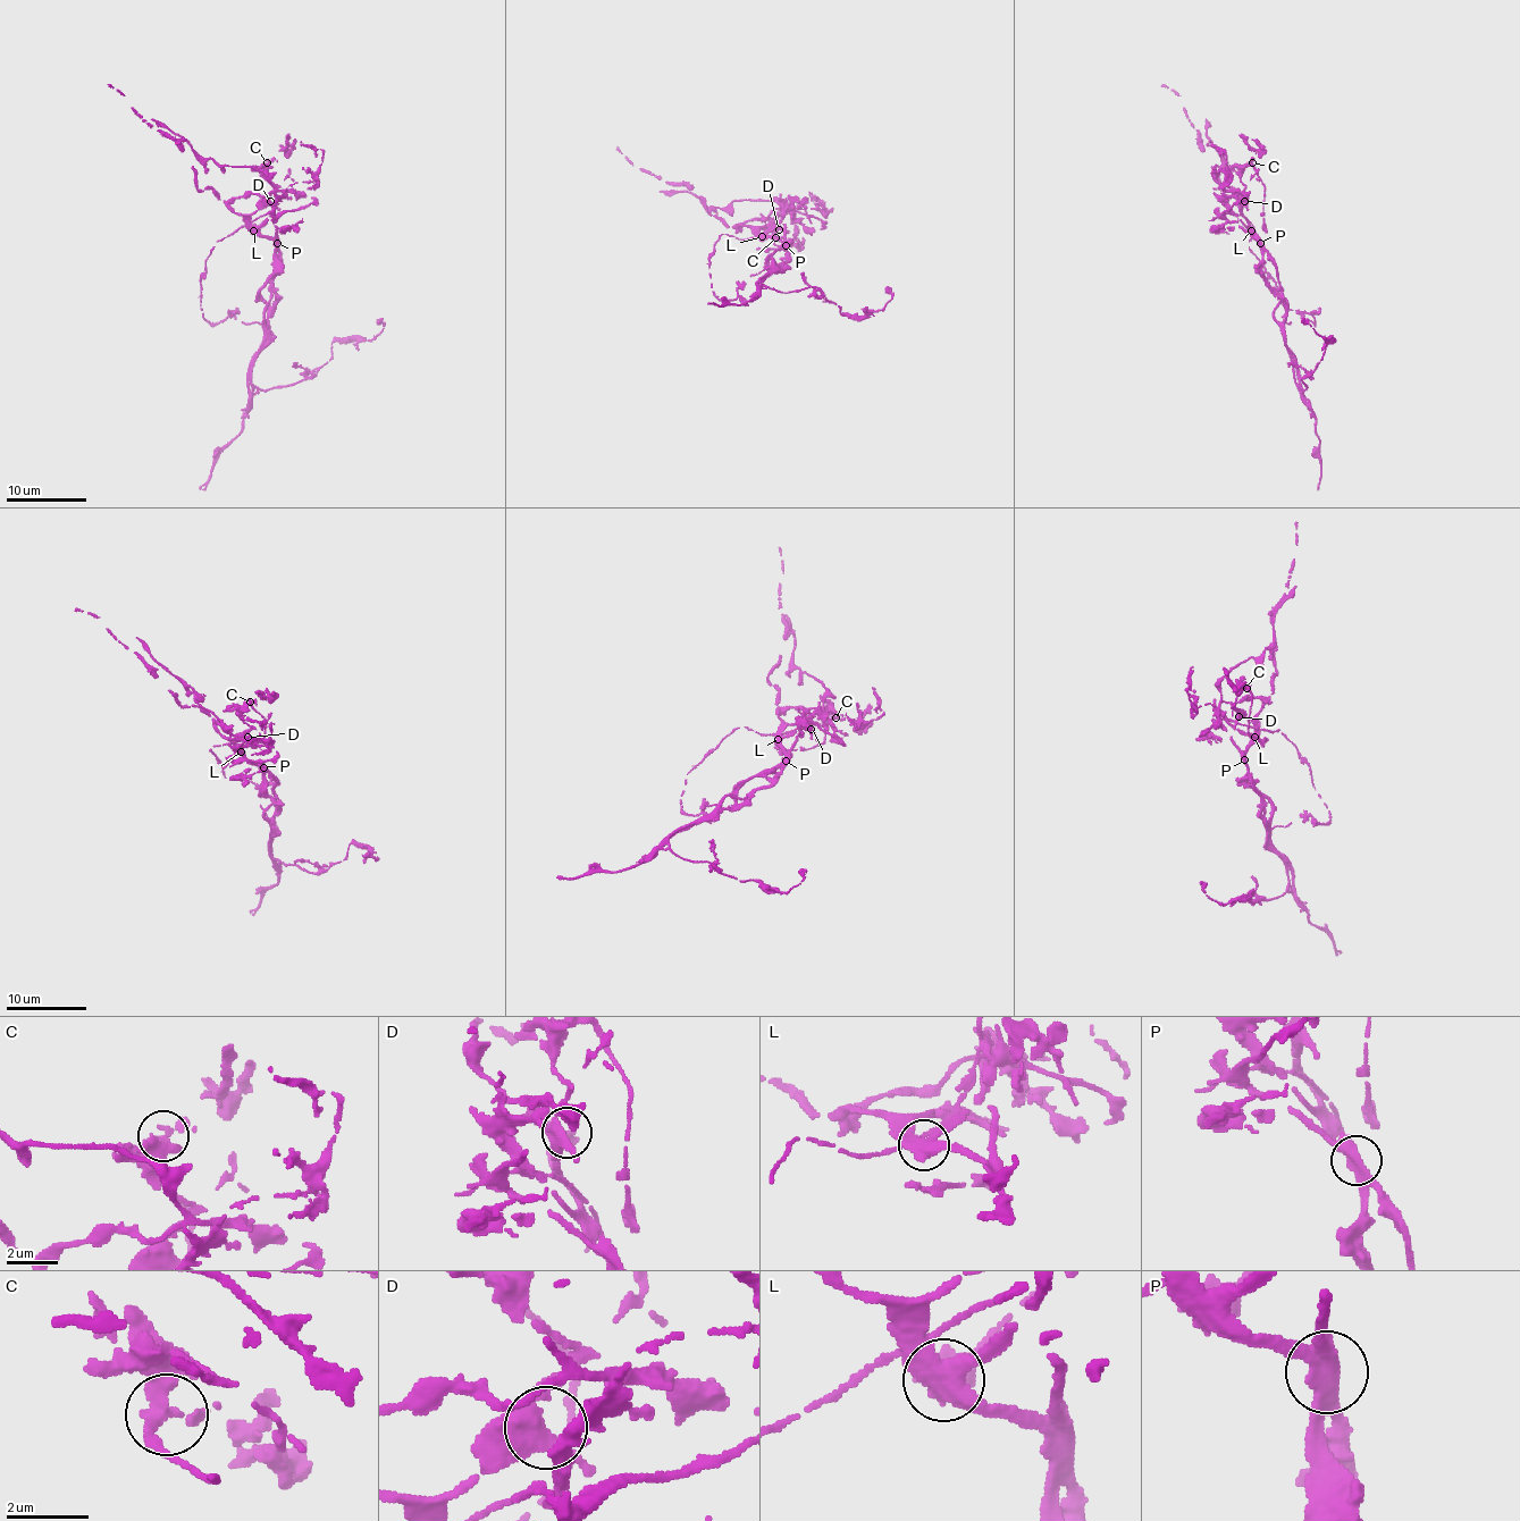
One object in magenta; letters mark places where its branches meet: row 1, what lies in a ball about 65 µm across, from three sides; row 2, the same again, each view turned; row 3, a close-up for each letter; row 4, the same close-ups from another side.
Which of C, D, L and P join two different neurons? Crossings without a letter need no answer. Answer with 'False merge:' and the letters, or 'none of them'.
False merge: L, P

